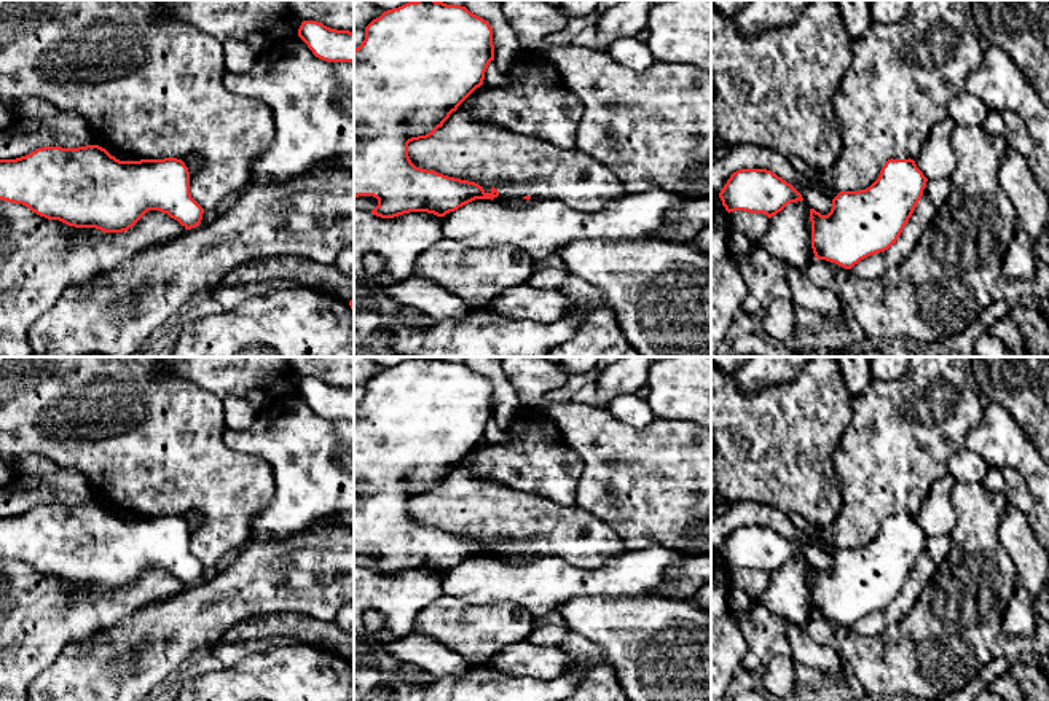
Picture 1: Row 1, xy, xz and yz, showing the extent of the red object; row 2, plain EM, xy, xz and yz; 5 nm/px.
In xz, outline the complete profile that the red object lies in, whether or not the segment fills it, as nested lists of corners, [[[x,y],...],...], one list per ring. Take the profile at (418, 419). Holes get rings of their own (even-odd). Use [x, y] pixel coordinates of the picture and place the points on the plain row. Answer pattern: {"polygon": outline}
{"polygon": [[[416,357],[408,358],[399,365],[384,368],[379,374],[373,376],[365,384],[365,397],[359,405],[354,406],[354,554],[373,553],[378,556],[378,562],[371,567],[373,572],[381,575],[394,575],[410,569],[427,569],[437,574],[445,574],[450,569],[475,558],[475,556],[494,556],[499,548],[493,543],[489,550],[475,538],[461,537],[416,524],[408,513],[408,500],[419,495],[427,495],[435,491],[438,484],[450,475],[453,468],[477,446],[483,441],[485,429],[489,419],[494,417],[493,386],[488,378],[470,370],[461,362],[446,362],[437,357]]]}

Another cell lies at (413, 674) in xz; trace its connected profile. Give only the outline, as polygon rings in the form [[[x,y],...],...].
[[[403,664],[399,676],[410,683],[426,685],[434,680],[434,676],[430,676],[427,671],[413,666],[413,664]]]

